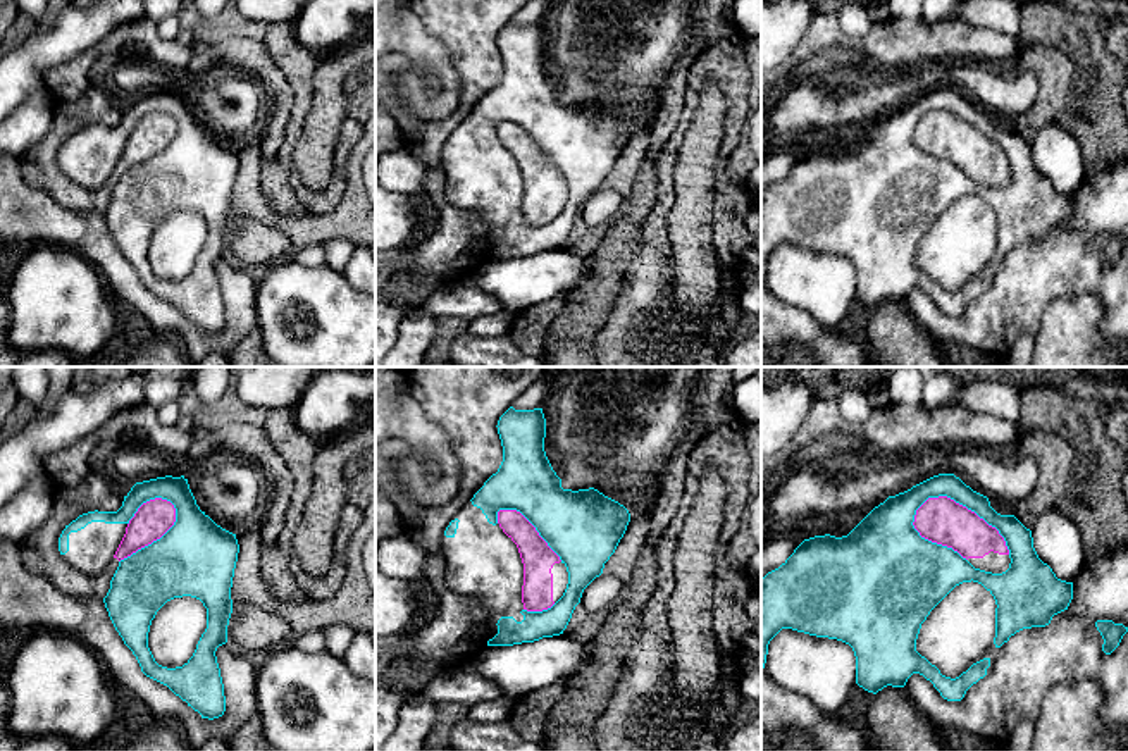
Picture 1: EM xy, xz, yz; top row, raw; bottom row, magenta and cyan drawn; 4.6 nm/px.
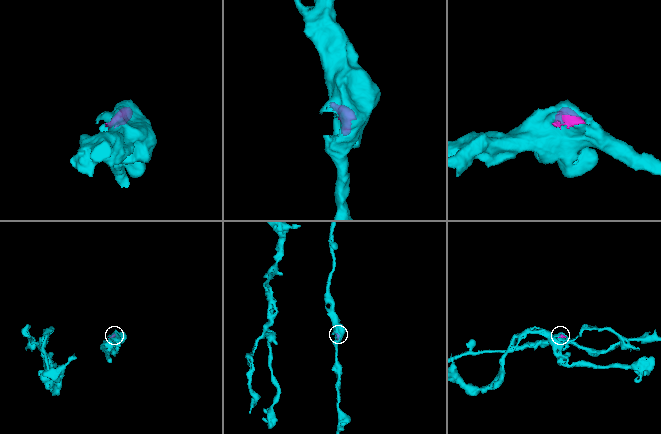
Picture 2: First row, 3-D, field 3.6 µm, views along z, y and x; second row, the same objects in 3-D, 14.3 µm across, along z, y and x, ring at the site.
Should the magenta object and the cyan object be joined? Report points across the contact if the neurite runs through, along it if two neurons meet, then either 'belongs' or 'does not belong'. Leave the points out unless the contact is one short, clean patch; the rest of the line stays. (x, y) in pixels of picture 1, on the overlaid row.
does not belong

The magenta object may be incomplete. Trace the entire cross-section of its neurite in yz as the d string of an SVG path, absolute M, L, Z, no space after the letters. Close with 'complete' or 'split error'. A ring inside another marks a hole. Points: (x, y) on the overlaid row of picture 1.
M947 496L928 498L913 525L921 537L952 548L975 568L992 574L1009 568L1009 549L999 531Z; split error

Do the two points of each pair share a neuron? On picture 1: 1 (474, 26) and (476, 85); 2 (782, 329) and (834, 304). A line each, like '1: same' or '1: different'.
1: same
2: different

